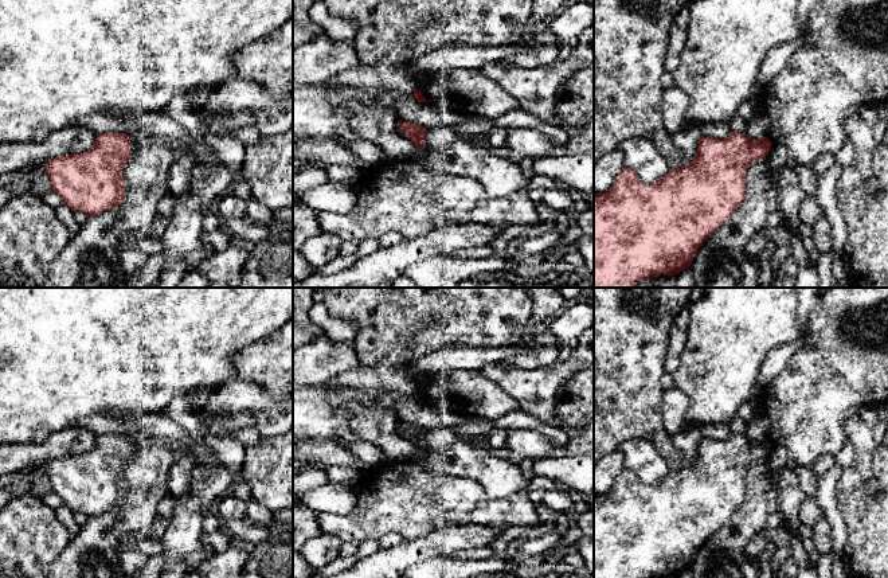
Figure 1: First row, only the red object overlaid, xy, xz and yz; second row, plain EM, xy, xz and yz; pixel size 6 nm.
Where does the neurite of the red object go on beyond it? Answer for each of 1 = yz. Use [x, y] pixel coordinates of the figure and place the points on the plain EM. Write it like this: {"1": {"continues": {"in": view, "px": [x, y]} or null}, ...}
{"1": {"continues": null}}

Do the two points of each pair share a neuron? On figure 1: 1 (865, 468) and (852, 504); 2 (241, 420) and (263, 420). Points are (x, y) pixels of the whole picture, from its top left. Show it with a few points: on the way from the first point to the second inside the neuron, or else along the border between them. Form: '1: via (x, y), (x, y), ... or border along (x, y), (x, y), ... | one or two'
1: border along (853, 465), (864, 479), (872, 476) | two
2: border along (222, 418), (233, 418), (246, 413), (254, 425) | two

